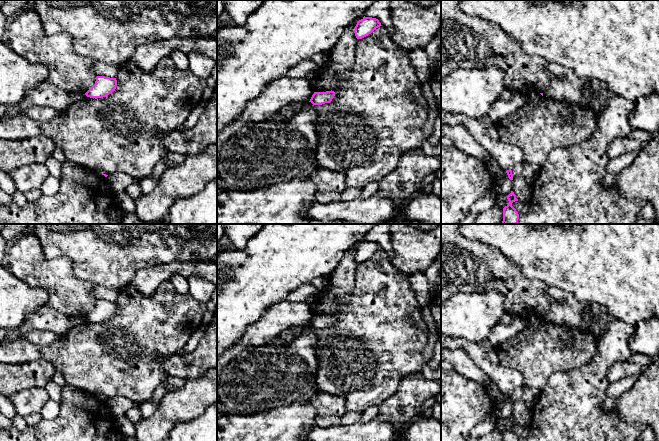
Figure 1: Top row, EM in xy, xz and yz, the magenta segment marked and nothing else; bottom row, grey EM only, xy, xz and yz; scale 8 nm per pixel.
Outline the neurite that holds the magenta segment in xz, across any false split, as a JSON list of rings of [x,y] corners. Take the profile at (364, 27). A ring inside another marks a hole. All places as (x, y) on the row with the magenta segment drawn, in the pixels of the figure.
[[[364,16],[357,22],[354,33],[357,39],[362,39],[371,34],[376,28],[380,26],[381,23],[378,19]]]

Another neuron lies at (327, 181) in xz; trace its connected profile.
[[[318,166],[310,170],[307,175],[316,185],[316,201],[327,203],[341,200],[341,192],[347,187],[346,179],[342,173]]]

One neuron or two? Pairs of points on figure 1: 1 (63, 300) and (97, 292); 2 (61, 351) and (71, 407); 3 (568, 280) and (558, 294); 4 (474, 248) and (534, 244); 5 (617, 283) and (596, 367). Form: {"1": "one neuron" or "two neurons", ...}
{"1": "two neurons", "2": "two neurons", "3": "two neurons", "4": "two neurons", "5": "two neurons"}

